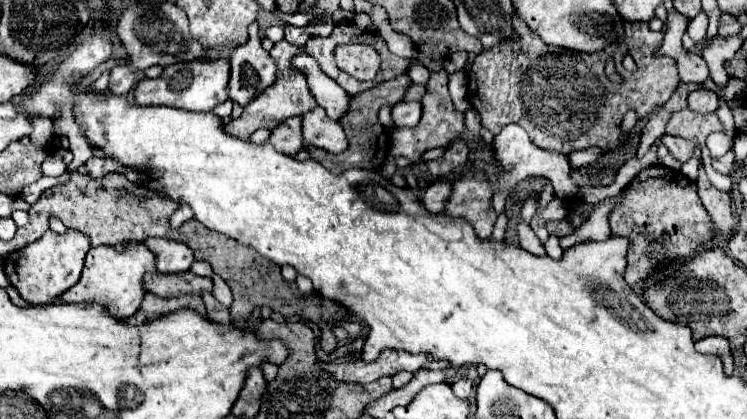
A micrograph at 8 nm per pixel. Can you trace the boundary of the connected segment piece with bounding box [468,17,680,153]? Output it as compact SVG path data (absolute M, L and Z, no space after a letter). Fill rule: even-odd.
M514 17L514 27L520 37L476 55L468 73L468 101L478 109L482 125L492 135L498 135L508 123L518 123L538 147L566 153L592 145L614 149L620 145L620 121L626 111L634 109L640 117L646 117L658 105L664 105L680 85L676 61L650 55L662 45L662 33L650 31L648 23L626 23L626 43L610 45L596 55L578 51L572 55L570 49L546 45L520 17ZM632 41L640 41L640 53L636 51L638 73L628 73L622 83L612 83L604 73L604 65L616 49L628 51Z

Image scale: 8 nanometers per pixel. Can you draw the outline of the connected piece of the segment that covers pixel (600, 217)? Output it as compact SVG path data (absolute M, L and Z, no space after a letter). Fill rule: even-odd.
M612 199L602 201L590 217L576 229L576 233L560 237L560 247L568 249L576 243L586 243L586 241L604 241L610 237L610 227L608 227L608 213L612 209Z

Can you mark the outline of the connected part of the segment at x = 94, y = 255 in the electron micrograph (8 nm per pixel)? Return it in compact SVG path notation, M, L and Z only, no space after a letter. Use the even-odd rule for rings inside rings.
M128 243L122 253L114 253L112 247L102 245L102 247L92 247L86 255L84 271L80 281L70 287L70 291L62 293L64 303L82 303L82 305L100 305L108 309L112 317L118 319L128 319L138 311L146 289L144 289L144 275L146 273L156 273L154 265L154 255L142 247L142 243Z

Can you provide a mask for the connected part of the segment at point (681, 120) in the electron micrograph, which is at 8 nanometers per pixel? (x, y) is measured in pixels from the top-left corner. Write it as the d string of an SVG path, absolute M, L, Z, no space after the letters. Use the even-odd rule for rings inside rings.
M690 107L672 113L666 123L666 135L682 137L686 141L692 141L696 147L702 147L712 131L724 131L718 117L714 113L696 113Z

